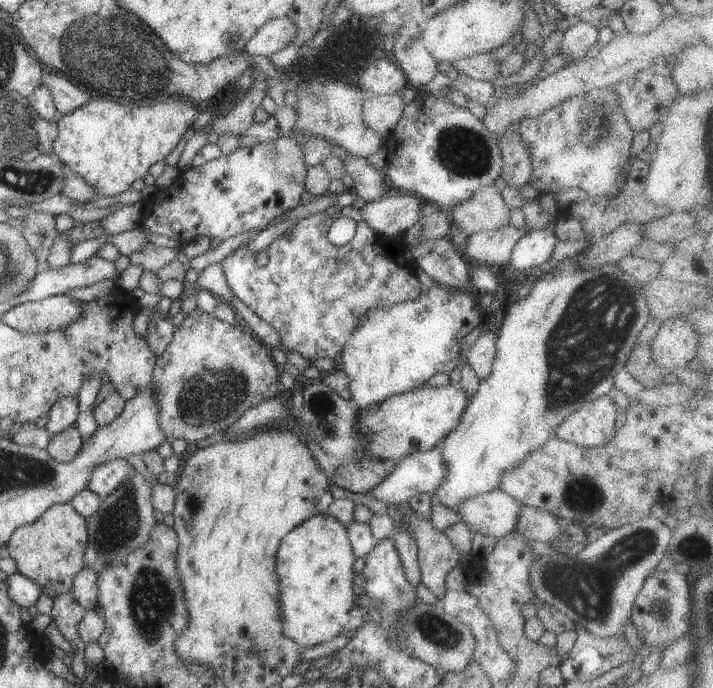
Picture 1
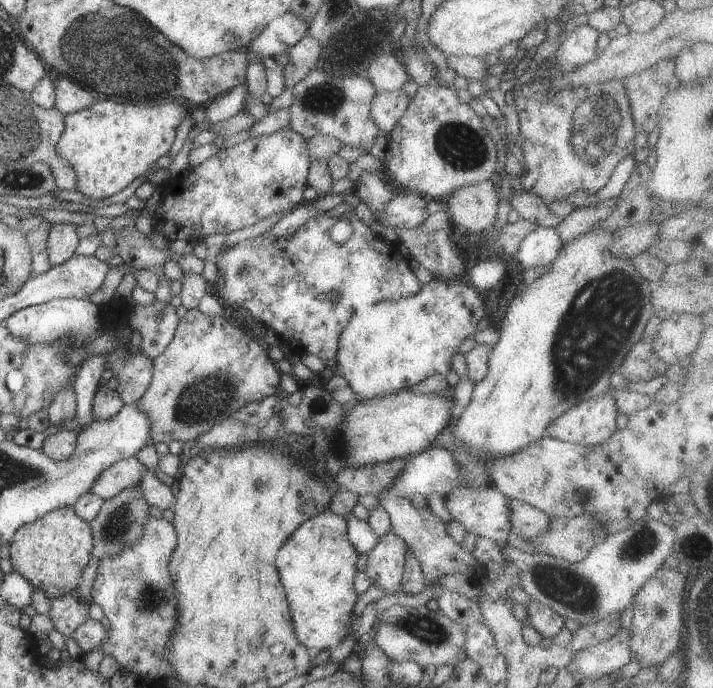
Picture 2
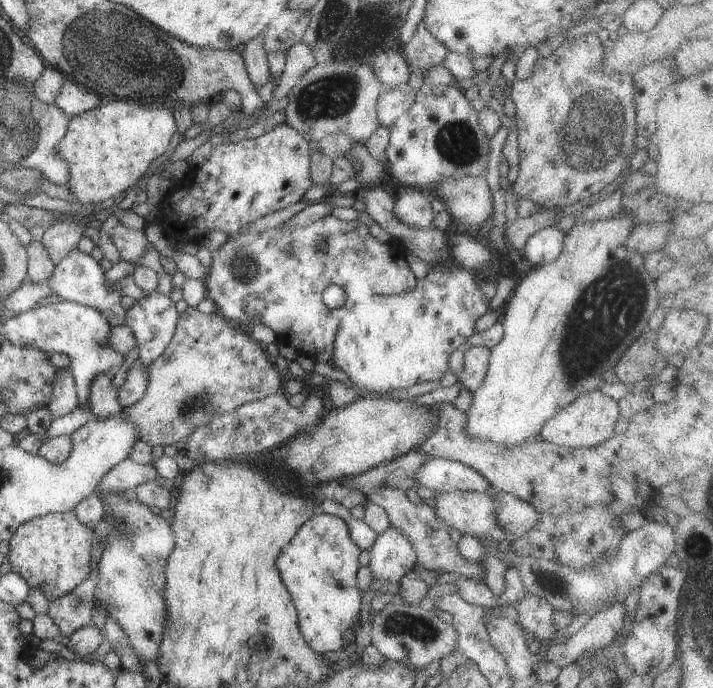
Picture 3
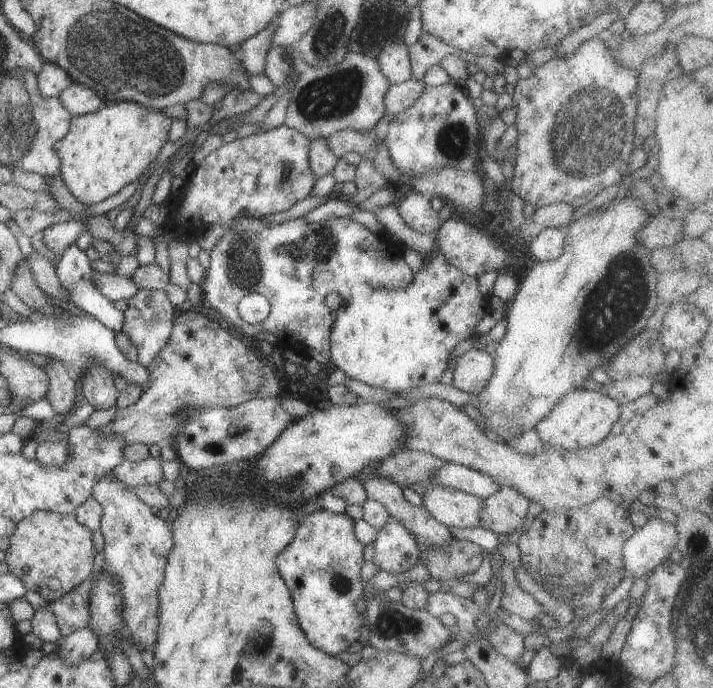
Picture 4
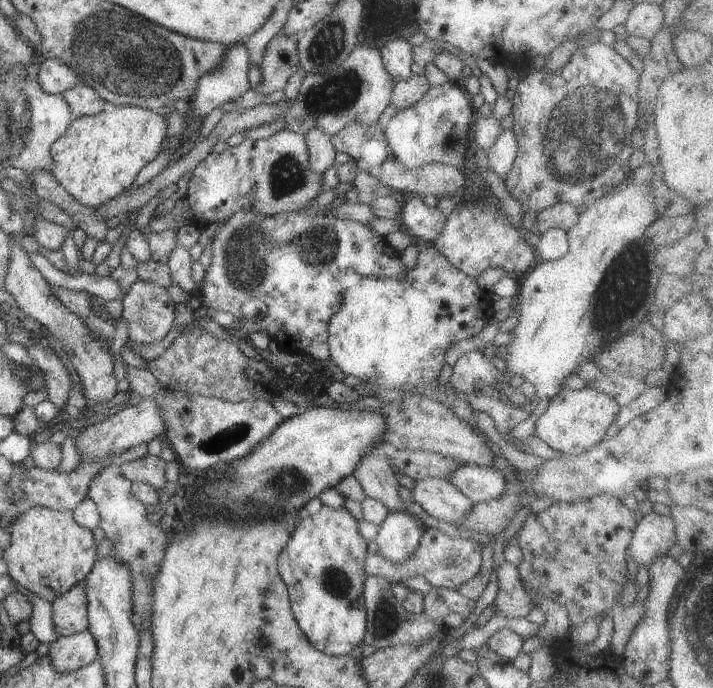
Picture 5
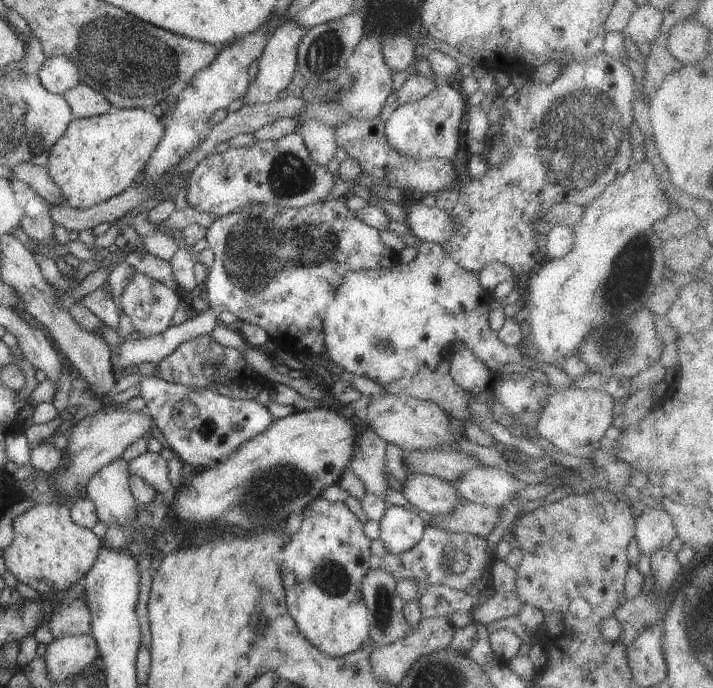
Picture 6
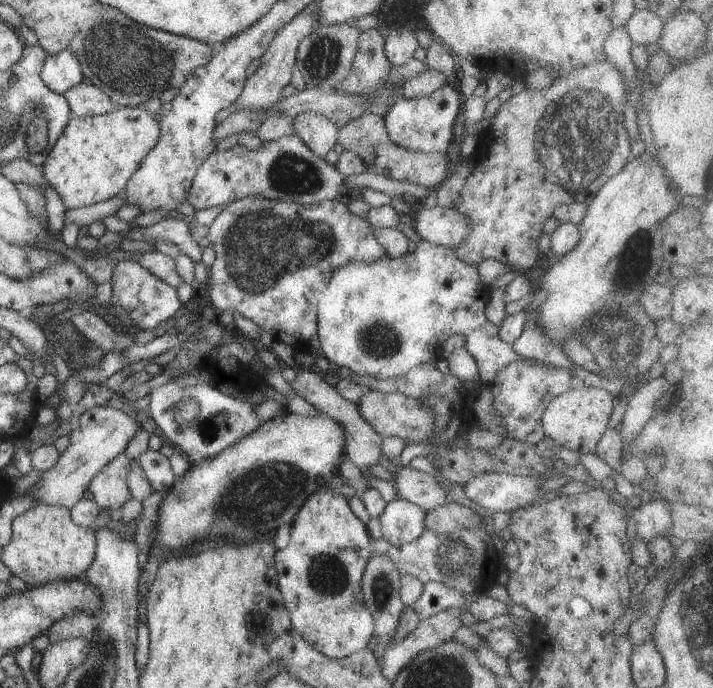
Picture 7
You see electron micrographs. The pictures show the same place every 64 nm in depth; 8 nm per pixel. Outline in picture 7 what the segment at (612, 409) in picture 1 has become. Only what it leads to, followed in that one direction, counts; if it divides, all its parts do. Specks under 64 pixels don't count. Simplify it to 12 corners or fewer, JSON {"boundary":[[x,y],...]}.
{"boundary":[[574,388],[542,415],[545,436],[594,453],[614,395]]}

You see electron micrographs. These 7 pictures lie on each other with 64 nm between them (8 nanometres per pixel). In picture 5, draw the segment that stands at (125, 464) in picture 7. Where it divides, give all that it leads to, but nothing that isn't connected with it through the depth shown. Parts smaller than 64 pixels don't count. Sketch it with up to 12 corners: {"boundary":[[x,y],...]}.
{"boundary":[[110,462],[90,482],[110,556],[132,578],[132,624],[151,630],[154,580],[168,548]]}

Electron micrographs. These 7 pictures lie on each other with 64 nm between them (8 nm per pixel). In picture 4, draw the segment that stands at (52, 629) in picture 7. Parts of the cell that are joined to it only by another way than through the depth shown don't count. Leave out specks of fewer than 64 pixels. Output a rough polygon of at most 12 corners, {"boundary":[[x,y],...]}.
{"boundary":[[90,578],[49,603],[62,638],[89,626]]}

